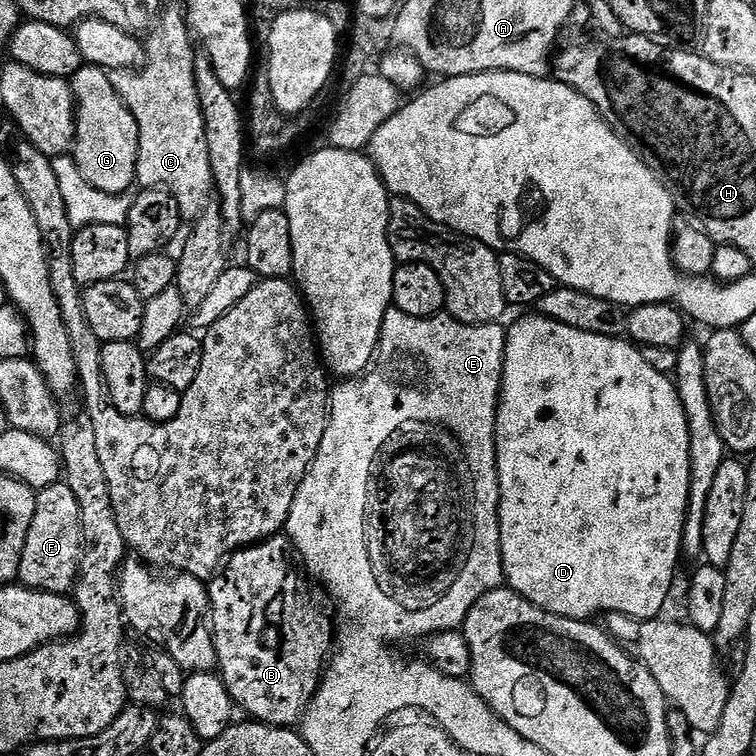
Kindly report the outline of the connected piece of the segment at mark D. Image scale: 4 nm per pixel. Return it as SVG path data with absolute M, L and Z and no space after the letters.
M533 314L516 320L506 332L506 346L504 347L504 377L500 383L500 406L496 410L496 473L500 483L500 533L502 534L502 562L504 563L504 578L507 587L526 598L534 606L546 610L550 614L565 616L571 620L591 621L592 616L599 612L617 612L620 616L629 616L635 622L655 620L661 615L664 603L672 592L672 583L676 580L676 567L682 561L684 550L684 527L688 513L688 499L690 498L690 430L686 426L686 414L680 409L680 399L674 390L671 379L668 380L655 368L655 363L637 345L624 338L614 336L585 336L582 330L574 330L574 326L562 326L562 322L554 322L550 318Z

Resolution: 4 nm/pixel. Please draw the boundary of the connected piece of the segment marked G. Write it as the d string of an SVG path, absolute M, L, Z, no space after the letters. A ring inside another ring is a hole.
M82 66L70 77L70 83L72 99L76 101L76 139L72 141L70 155L75 160L82 178L86 178L86 182L90 182L90 186L94 186L106 194L123 196L129 191L128 187L136 184L136 167L140 149L138 122L134 118L134 114L122 102L118 90L114 90L105 69Z

